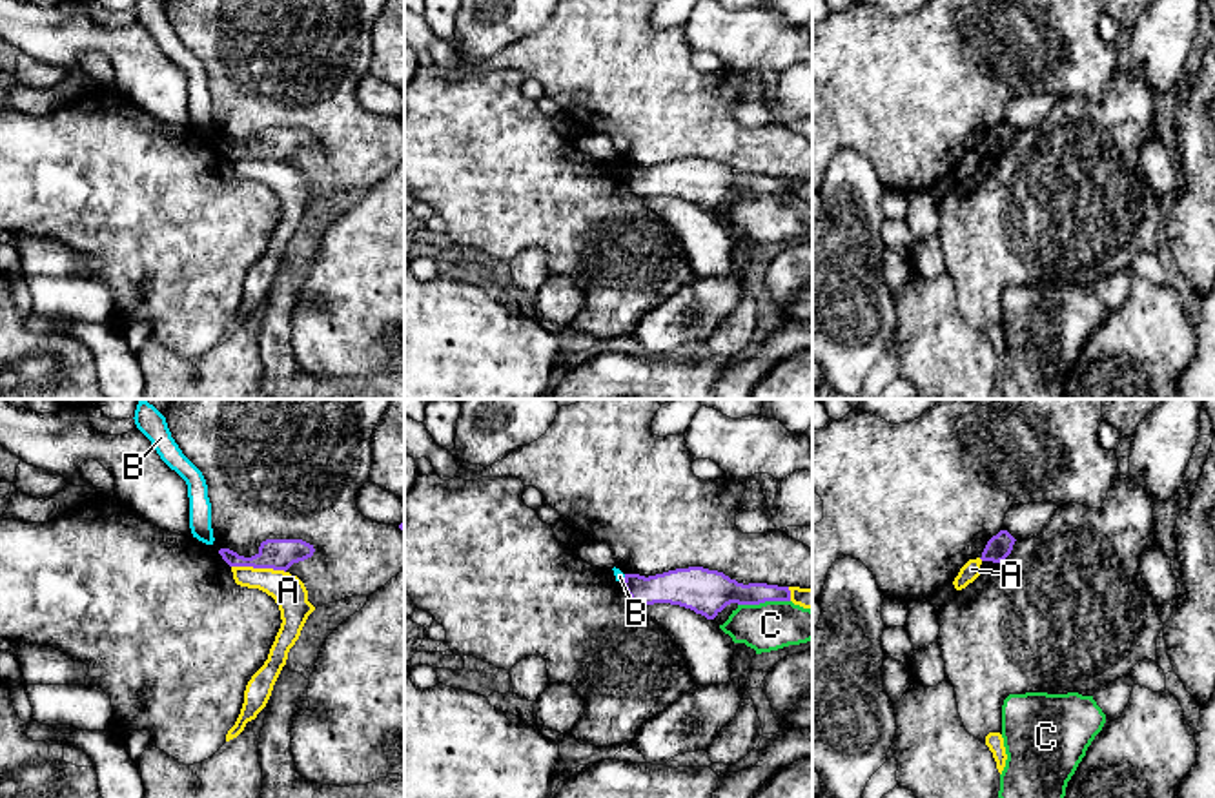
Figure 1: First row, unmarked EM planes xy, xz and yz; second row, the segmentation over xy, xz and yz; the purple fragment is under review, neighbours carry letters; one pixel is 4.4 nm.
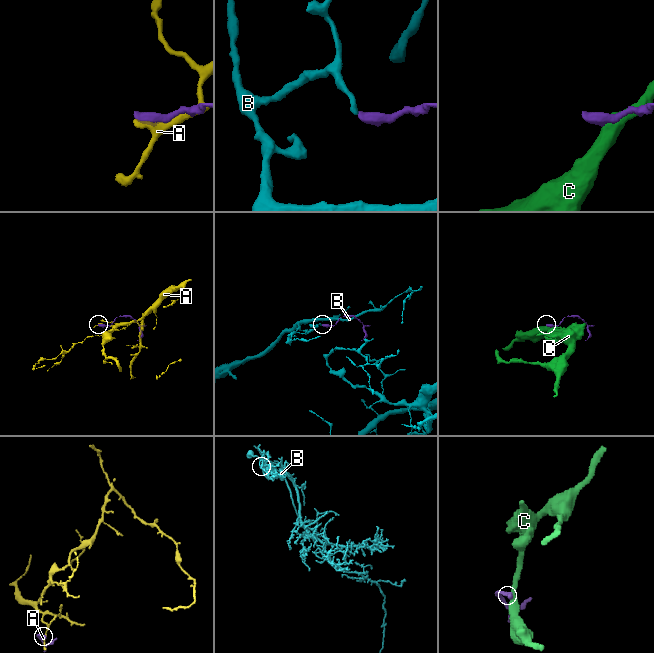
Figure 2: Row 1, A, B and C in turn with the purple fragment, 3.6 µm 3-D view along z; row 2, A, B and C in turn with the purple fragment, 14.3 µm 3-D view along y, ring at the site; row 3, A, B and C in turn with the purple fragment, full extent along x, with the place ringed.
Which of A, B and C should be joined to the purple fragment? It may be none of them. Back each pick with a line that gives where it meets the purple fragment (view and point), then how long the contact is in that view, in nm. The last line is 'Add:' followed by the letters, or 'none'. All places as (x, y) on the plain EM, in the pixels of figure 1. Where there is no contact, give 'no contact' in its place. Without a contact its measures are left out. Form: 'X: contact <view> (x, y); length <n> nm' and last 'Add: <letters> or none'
Add: none

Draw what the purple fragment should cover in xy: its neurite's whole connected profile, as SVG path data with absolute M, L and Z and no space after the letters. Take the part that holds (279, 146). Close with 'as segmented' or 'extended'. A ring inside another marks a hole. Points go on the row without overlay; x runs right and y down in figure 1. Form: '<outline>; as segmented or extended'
M266 131L260 135L259 144L251 149L239 148L230 140L220 140L219 146L230 159L253 159L288 162L293 155L311 149L313 137L302 131Z; as segmented

